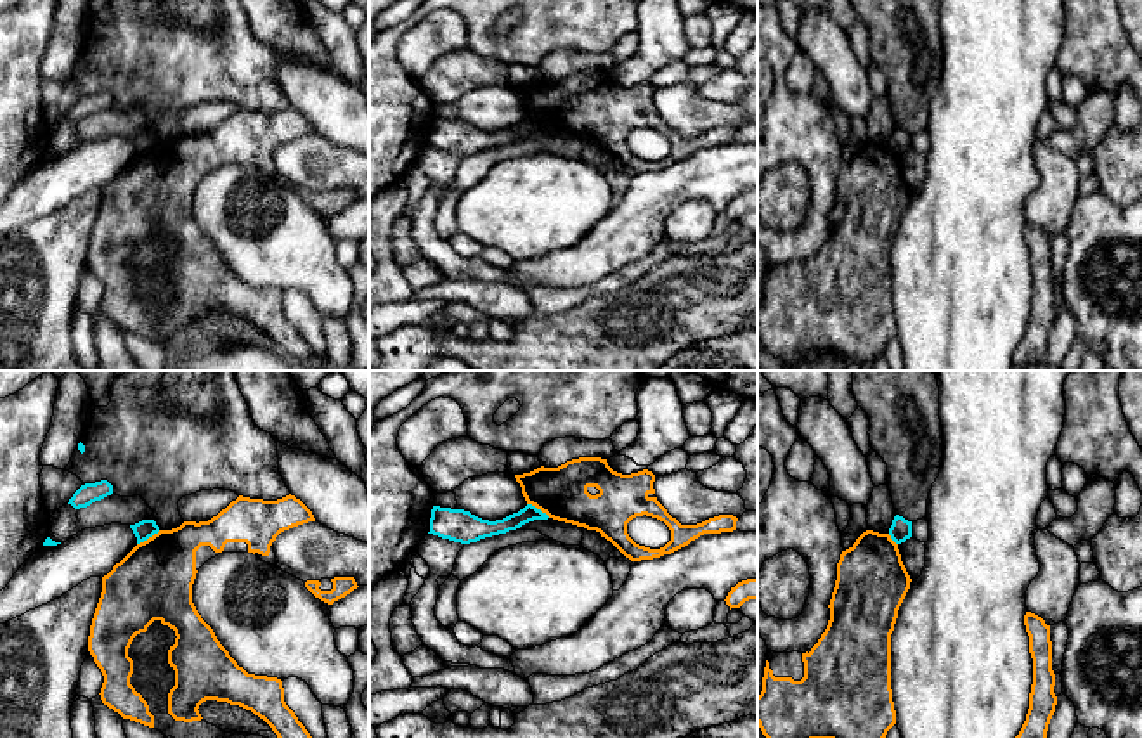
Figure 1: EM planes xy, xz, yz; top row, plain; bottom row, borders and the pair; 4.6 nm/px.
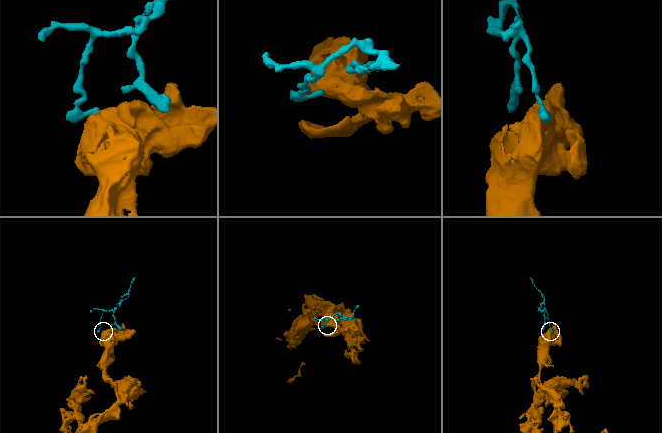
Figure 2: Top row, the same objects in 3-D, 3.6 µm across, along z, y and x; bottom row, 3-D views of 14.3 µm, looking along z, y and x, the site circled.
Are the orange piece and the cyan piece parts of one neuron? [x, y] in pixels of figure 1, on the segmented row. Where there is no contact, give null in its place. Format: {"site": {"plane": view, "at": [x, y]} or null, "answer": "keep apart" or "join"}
{"site": {"plane": "xy", "at": [149, 537]}, "answer": "keep apart"}

